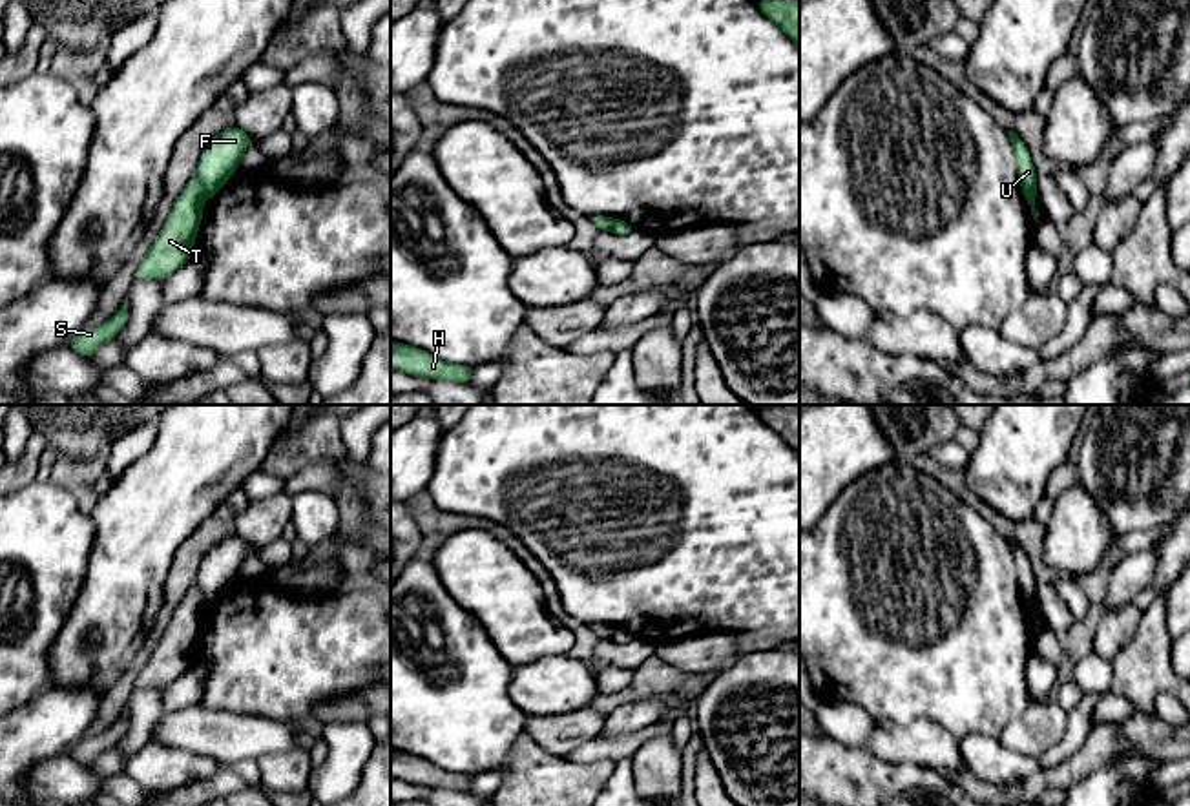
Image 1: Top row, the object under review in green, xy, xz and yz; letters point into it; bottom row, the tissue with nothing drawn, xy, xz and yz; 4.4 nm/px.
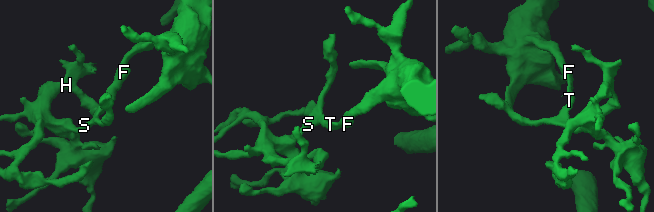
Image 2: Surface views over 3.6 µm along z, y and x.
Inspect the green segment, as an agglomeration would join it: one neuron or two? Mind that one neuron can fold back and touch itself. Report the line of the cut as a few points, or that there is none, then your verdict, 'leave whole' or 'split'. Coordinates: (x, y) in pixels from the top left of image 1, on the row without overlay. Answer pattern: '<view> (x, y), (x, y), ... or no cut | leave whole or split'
xy (198, 584), (208, 606) | split

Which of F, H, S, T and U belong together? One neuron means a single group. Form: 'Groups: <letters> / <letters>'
Groups: F U / H S T

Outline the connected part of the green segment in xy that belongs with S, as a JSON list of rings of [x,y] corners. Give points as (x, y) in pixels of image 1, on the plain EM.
[[[128,706],[120,718],[100,735],[86,735],[66,753],[82,766],[91,766],[99,755],[113,748],[128,729]]]

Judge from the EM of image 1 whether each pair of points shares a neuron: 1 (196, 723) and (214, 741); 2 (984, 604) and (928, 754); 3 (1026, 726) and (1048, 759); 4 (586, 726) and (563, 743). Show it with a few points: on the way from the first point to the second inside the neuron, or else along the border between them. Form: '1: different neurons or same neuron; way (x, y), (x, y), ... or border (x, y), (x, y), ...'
1: same neuron; way (199, 726), (210, 737)
2: different neurons; border (897, 721), (929, 719), (944, 726), (957, 739)
3: different neurons; border (1068, 715), (1064, 733), (1037, 759)
4: same neuron; way (581, 726), (568, 737)

